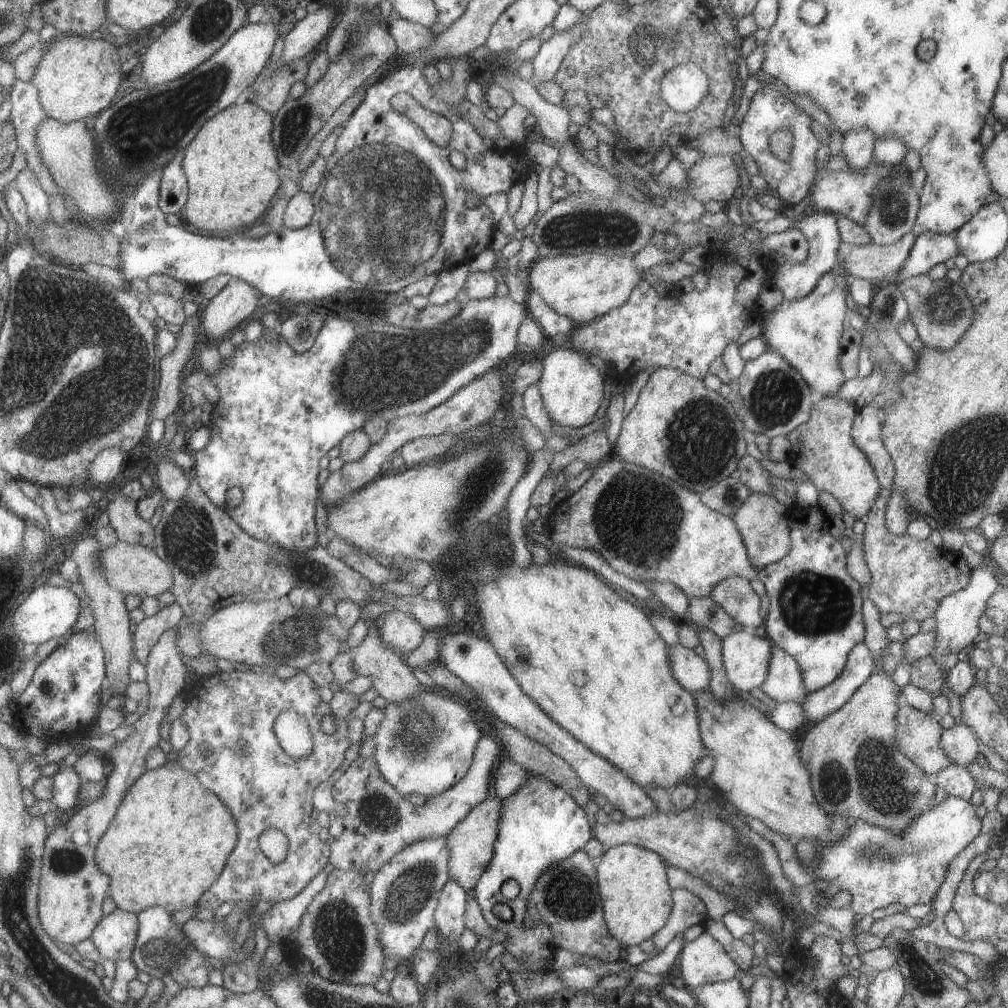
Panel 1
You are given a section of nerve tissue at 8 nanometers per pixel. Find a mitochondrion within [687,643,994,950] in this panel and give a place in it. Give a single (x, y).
(874, 777)

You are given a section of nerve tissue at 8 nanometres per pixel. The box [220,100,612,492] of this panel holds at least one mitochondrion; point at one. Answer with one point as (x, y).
(385, 214)

